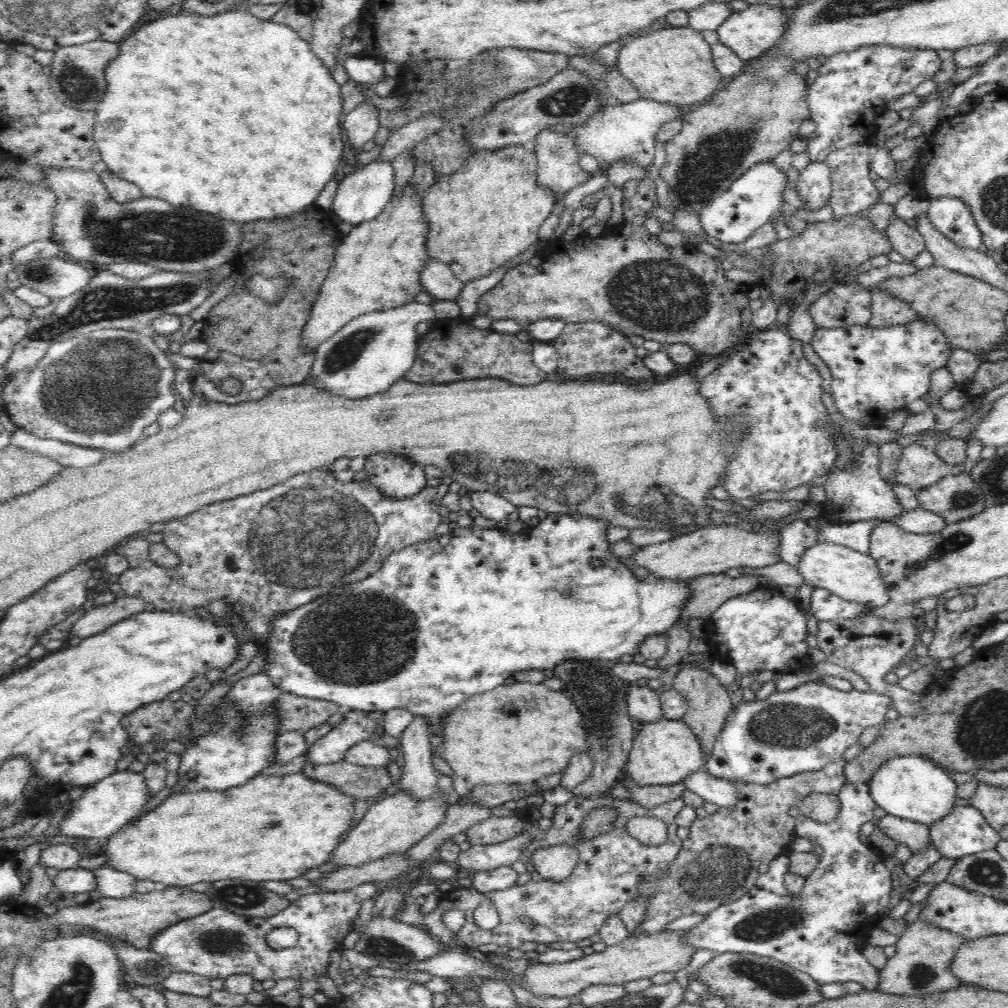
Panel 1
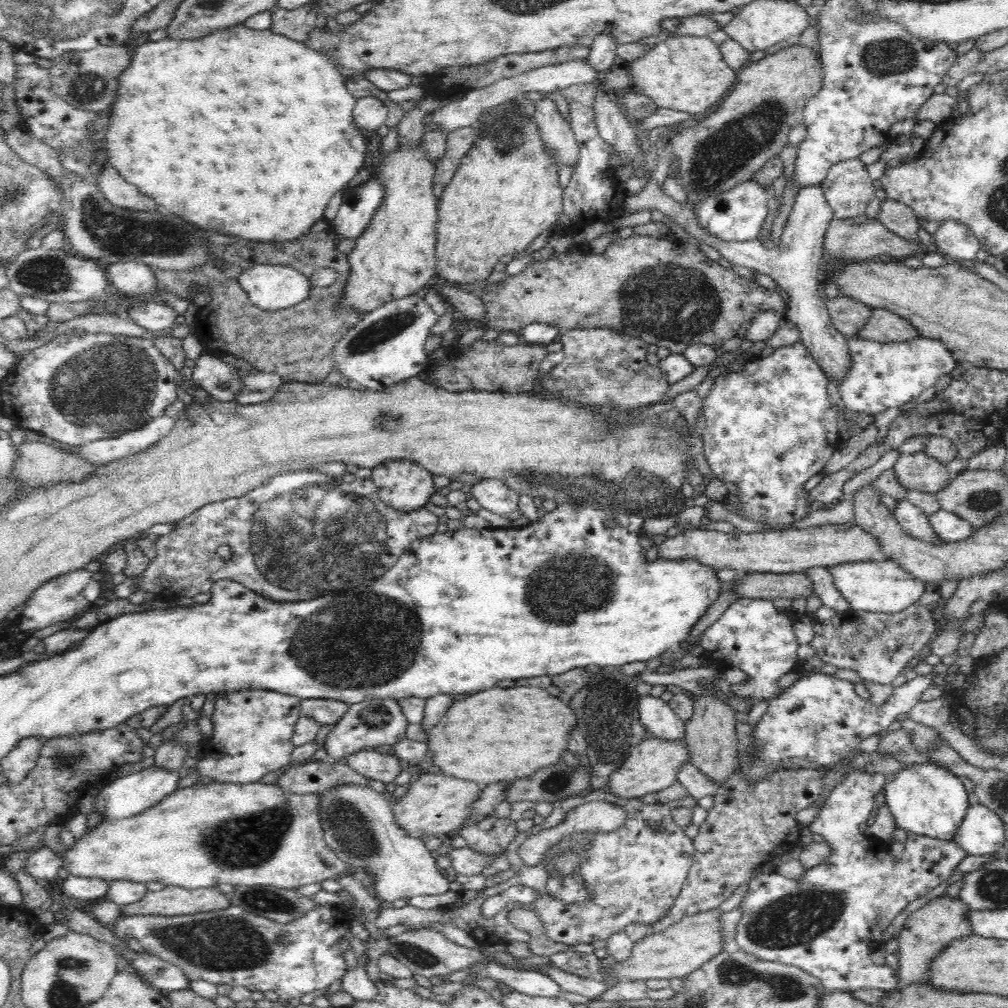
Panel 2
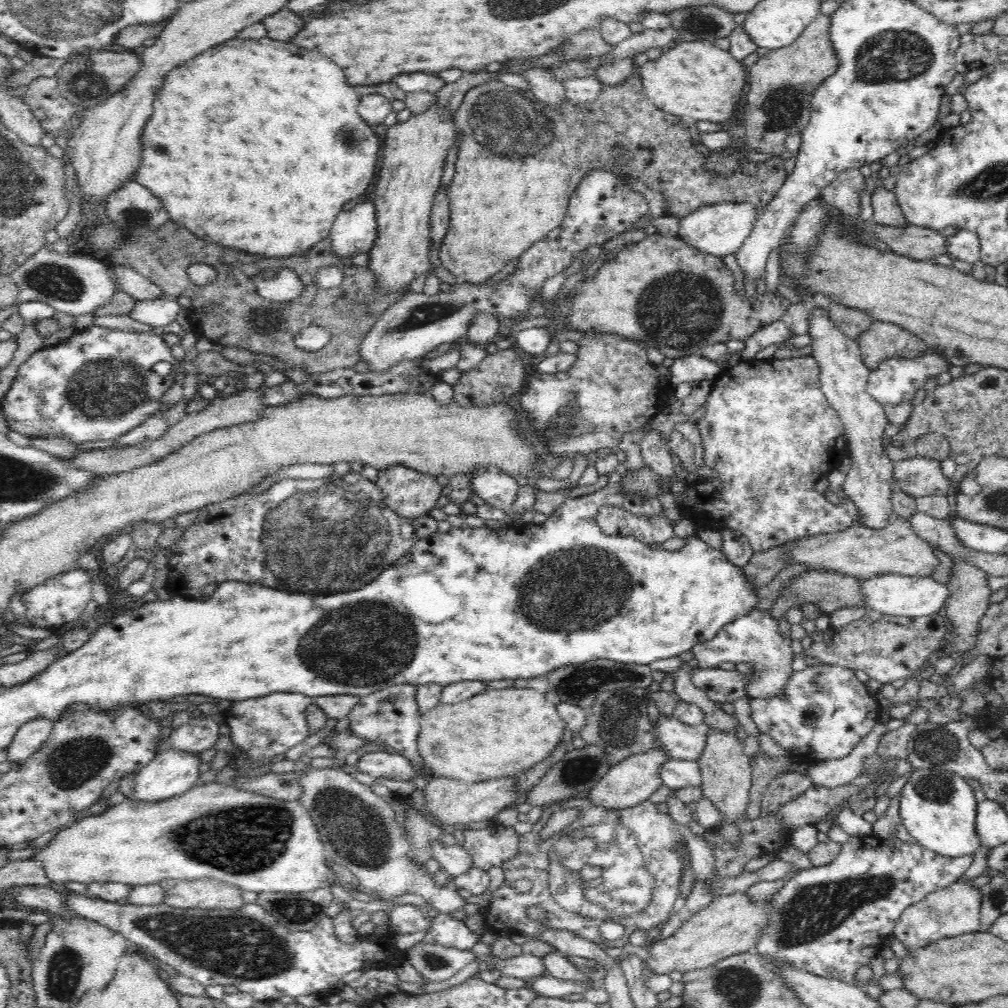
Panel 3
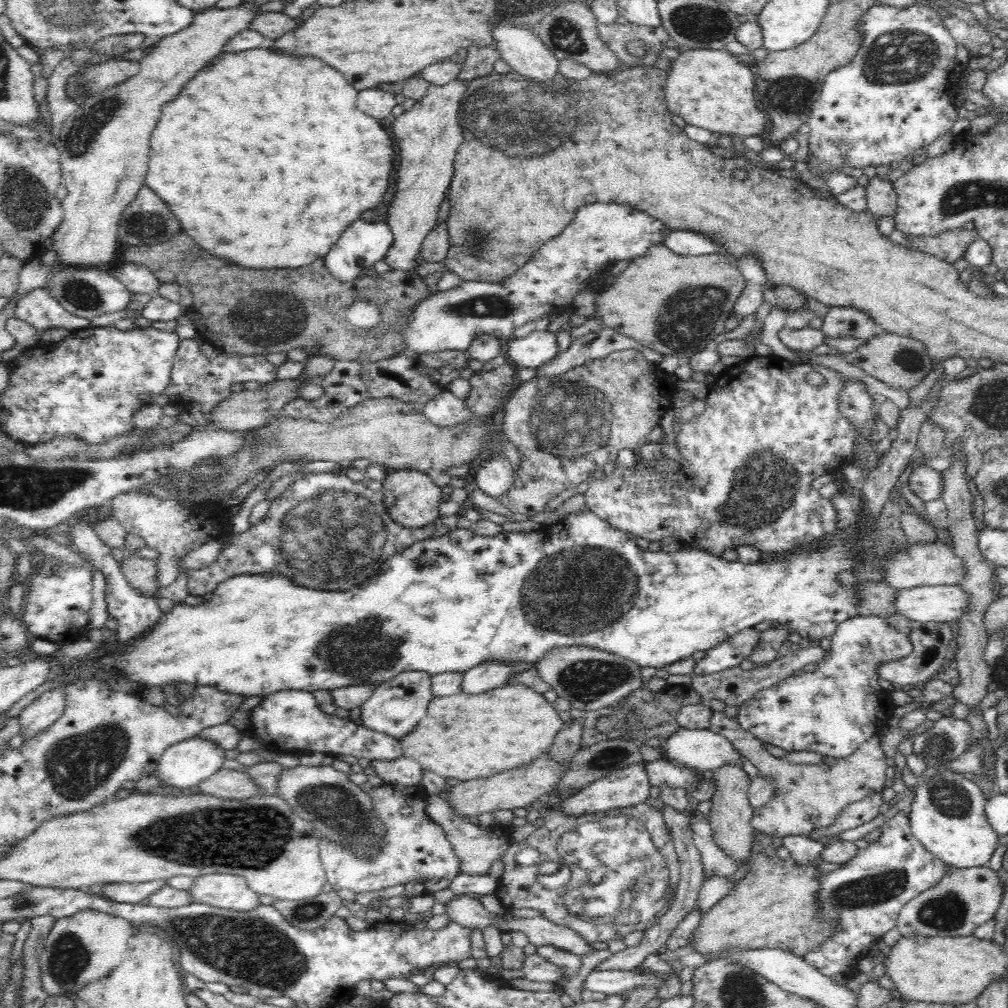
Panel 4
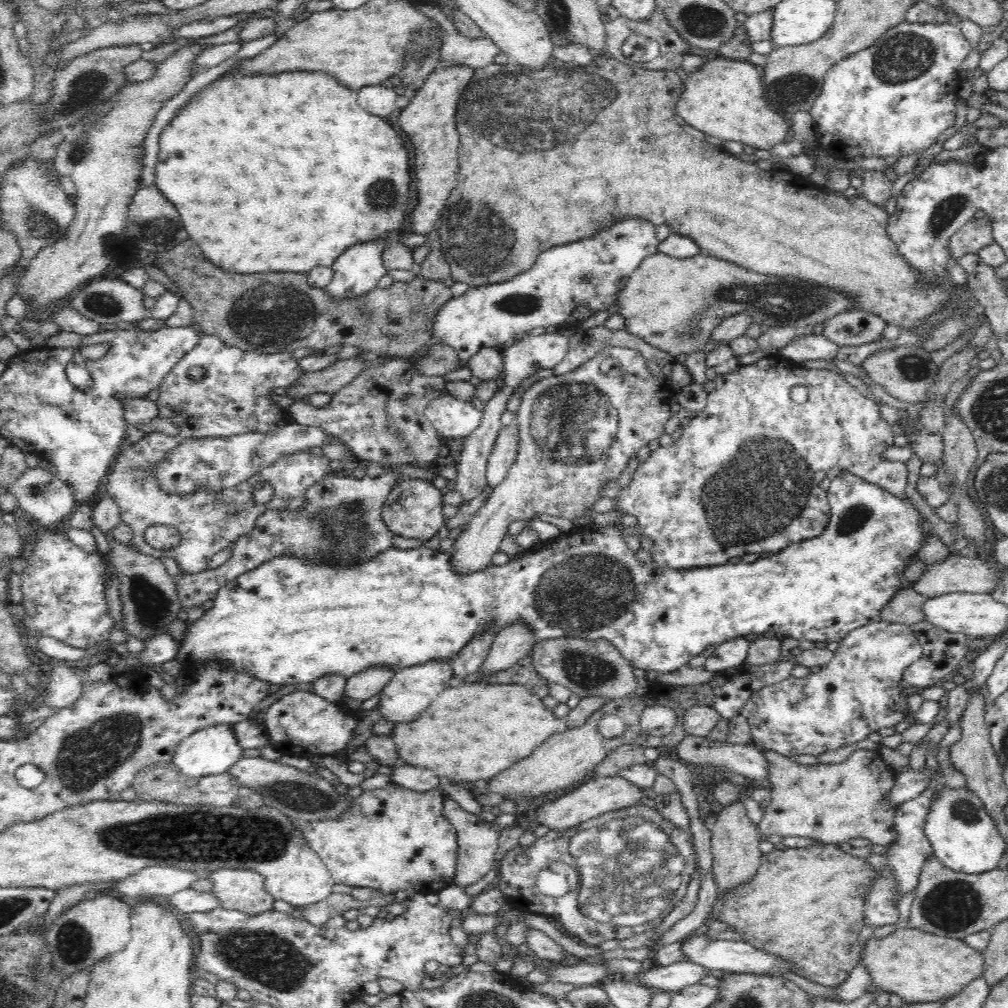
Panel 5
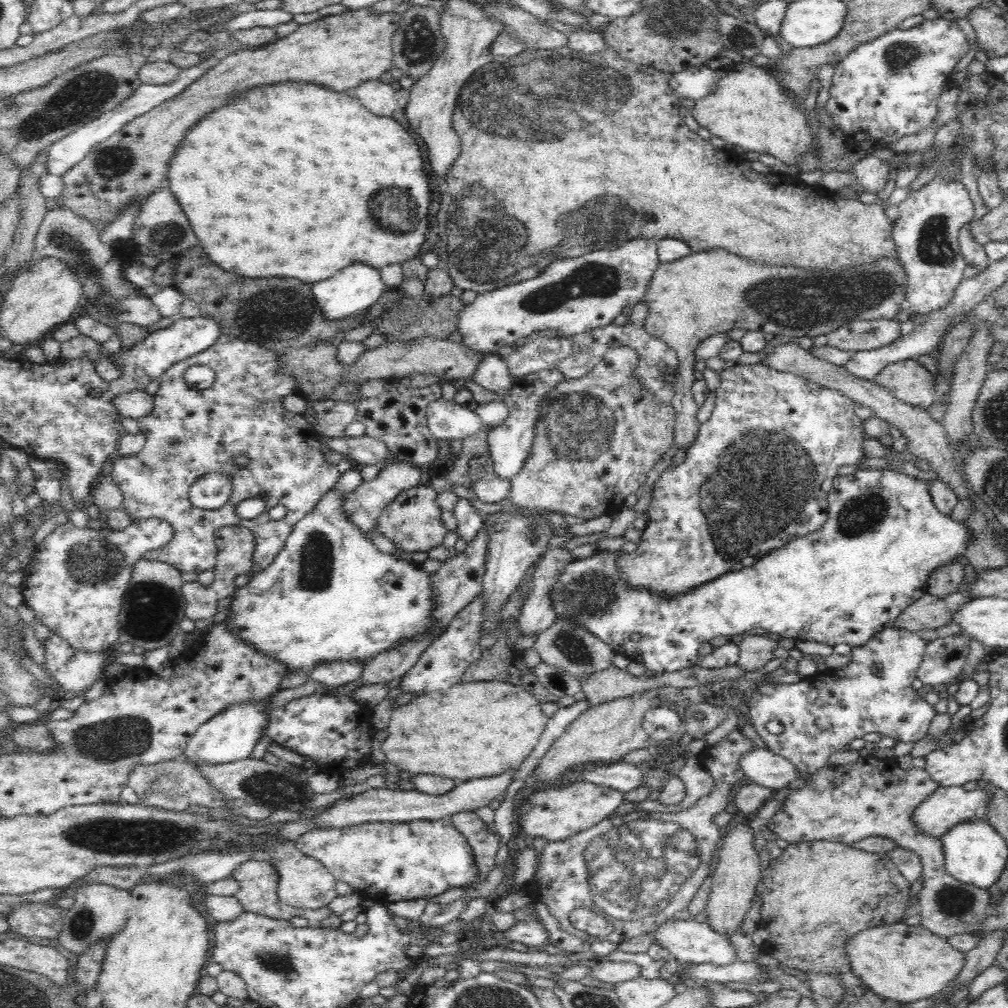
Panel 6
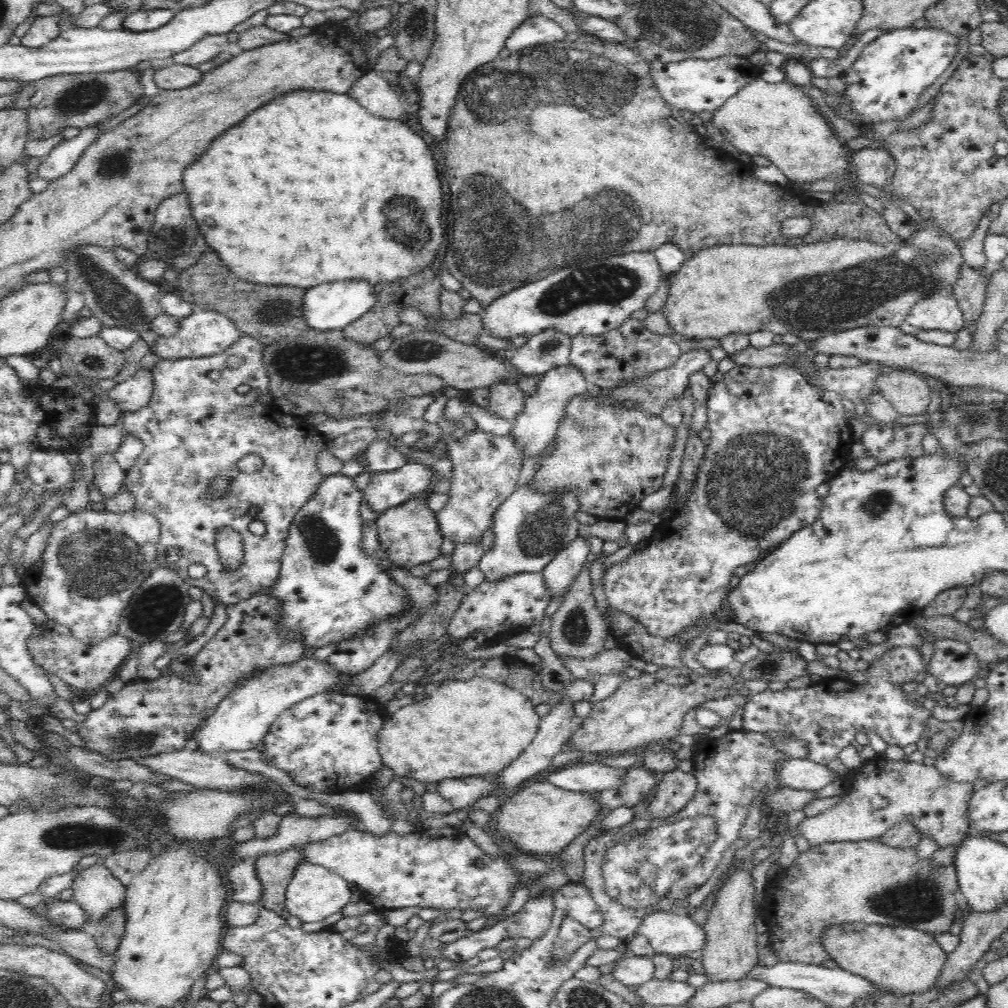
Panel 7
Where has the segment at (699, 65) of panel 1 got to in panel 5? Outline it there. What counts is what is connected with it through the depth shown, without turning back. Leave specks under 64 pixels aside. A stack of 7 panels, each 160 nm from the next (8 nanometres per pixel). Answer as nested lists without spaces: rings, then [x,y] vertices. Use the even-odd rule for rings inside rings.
[[[720,55],[706,57],[705,63],[696,72],[690,72],[684,80],[684,91],[677,98],[675,112],[685,120],[685,124],[690,124],[706,135],[715,136],[722,141],[741,142],[746,150],[770,151],[775,144],[790,139],[790,122],[788,117],[776,112],[765,100],[761,71],[760,67],[753,65],[749,60],[736,61]]]

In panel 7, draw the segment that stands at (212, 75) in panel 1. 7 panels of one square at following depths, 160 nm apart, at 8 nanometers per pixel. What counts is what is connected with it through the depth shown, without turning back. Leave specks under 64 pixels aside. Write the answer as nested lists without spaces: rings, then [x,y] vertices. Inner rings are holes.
[[[292,90],[276,95],[219,136],[220,138],[212,139],[208,148],[184,169],[183,185],[199,232],[205,236],[208,246],[217,253],[223,265],[241,282],[304,289],[322,283],[352,279],[364,279],[372,283],[372,286],[378,283],[388,284],[420,272],[443,250],[445,238],[440,212],[444,198],[442,184],[438,182],[438,168],[426,142],[406,125],[404,119],[376,118],[348,93]]]

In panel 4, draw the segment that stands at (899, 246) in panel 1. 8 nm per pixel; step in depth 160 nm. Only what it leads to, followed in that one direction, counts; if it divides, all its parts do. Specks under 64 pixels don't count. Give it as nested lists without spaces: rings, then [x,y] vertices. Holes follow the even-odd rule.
[[[873,177],[866,186],[867,210],[876,219],[894,217],[897,209],[897,192],[889,179]]]

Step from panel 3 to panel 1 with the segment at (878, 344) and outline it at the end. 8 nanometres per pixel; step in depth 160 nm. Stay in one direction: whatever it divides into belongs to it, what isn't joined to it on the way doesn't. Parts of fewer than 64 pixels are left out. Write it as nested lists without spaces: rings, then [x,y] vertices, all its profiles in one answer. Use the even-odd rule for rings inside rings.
[[[882,289],[871,290],[871,319],[868,327],[889,327],[913,321],[918,313],[906,301]]]

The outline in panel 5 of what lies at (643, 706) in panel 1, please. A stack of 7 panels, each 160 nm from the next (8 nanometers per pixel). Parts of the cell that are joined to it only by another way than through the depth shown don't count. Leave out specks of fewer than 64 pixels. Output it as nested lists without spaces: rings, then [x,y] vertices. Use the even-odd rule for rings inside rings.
[[[687,734],[676,745],[673,757],[693,768],[724,766],[746,777],[750,782],[764,780],[769,771],[768,761],[759,747],[731,743],[727,740],[710,741],[705,736]]]

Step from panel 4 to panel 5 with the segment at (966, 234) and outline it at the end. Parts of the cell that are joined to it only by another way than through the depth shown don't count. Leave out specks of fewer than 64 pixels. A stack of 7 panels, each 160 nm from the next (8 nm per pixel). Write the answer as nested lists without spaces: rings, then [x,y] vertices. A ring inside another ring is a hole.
[[[985,216],[982,219],[974,219],[958,229],[950,237],[947,249],[957,260],[964,254],[977,253],[981,248],[992,243],[992,221]]]

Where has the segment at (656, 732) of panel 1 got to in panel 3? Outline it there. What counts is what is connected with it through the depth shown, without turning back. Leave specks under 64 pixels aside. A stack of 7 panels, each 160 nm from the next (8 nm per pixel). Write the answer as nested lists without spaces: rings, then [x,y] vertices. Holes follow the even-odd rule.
[[[661,748],[650,749],[636,753],[612,765],[608,772],[591,788],[584,803],[592,804],[607,809],[624,809],[636,806],[648,800],[655,790],[662,786],[660,770],[670,756]]]

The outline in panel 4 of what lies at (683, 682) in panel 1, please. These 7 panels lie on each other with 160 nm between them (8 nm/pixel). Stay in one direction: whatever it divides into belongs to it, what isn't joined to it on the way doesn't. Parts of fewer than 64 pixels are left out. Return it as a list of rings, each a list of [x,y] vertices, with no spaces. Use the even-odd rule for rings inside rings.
[[[736,763],[723,764],[721,767],[715,768],[709,772],[708,778],[715,783],[715,791],[710,800],[712,808],[708,818],[713,830],[714,842],[739,866],[747,860],[750,852],[752,852],[753,834],[755,832],[755,828],[751,825],[754,808],[748,798],[751,779],[742,769],[742,766],[736,765]]]

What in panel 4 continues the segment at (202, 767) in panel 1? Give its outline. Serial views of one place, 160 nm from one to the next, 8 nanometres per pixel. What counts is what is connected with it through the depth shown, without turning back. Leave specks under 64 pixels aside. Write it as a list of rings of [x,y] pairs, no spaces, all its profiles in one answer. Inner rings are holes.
[[[282,690],[277,693],[267,694],[262,702],[255,708],[252,708],[250,714],[250,725],[244,732],[250,737],[256,738],[263,745],[262,748],[272,753],[316,753],[322,755],[341,755],[350,754],[356,758],[368,758],[368,760],[392,760],[403,755],[403,748],[400,740],[393,736],[388,736],[382,732],[376,732],[364,725],[358,725],[350,721],[349,718],[336,717],[334,714],[326,714],[320,710],[313,692],[304,692],[304,690]]]

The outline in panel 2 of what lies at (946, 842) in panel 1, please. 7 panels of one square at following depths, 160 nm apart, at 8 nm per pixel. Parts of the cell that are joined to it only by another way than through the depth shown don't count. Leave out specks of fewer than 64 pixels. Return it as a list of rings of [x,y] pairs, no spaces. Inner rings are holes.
[[[983,804],[968,807],[953,841],[968,855],[986,856],[1004,850],[1005,822]]]

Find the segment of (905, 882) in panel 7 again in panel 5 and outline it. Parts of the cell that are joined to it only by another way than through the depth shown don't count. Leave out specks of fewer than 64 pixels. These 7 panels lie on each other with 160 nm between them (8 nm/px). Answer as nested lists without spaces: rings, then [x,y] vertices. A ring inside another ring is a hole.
[[[820,842],[803,848],[774,849],[764,853],[756,874],[726,896],[717,920],[743,934],[746,942],[755,948],[793,964],[799,976],[824,987],[838,988],[854,966],[861,963],[858,936],[866,926],[866,891],[872,880],[880,875],[865,859],[846,854],[837,845]]]

